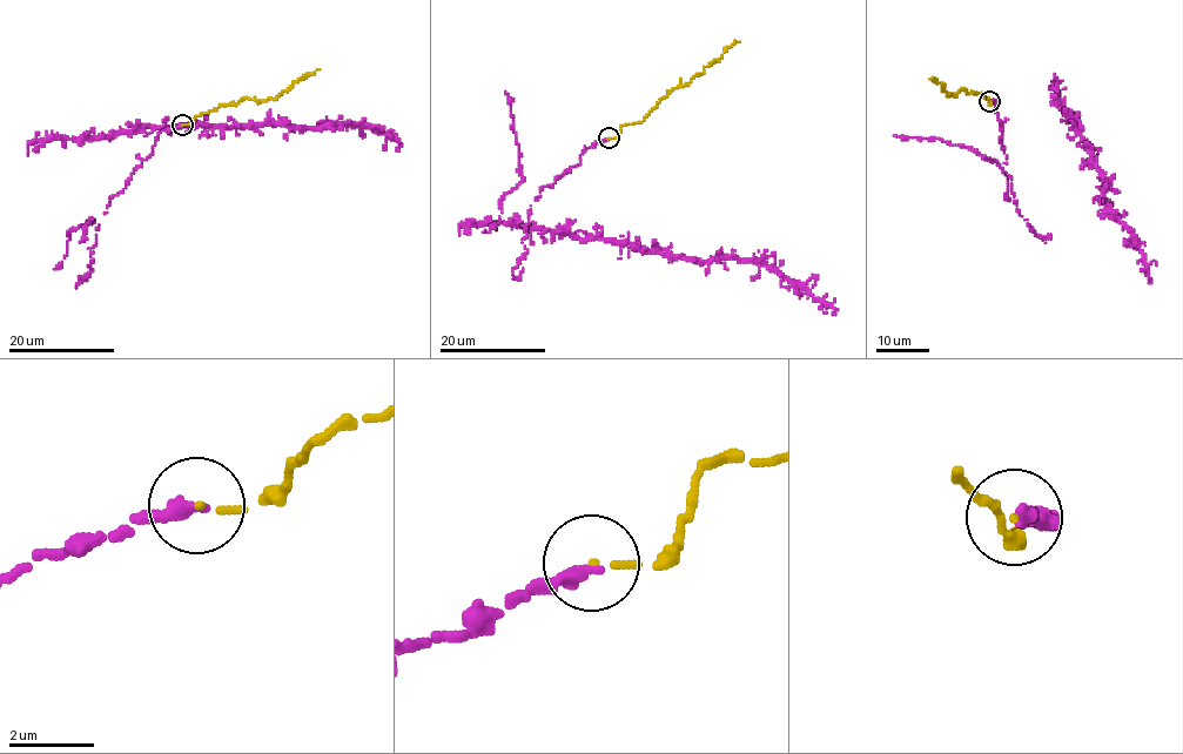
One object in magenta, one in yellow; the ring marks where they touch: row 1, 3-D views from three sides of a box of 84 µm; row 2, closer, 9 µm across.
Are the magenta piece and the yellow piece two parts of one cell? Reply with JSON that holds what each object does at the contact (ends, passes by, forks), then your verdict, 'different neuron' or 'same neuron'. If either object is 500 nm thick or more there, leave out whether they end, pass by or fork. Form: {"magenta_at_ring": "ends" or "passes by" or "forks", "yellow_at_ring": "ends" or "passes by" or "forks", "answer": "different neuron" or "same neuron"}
{"magenta_at_ring": "ends", "yellow_at_ring": "ends", "answer": "same neuron"}

